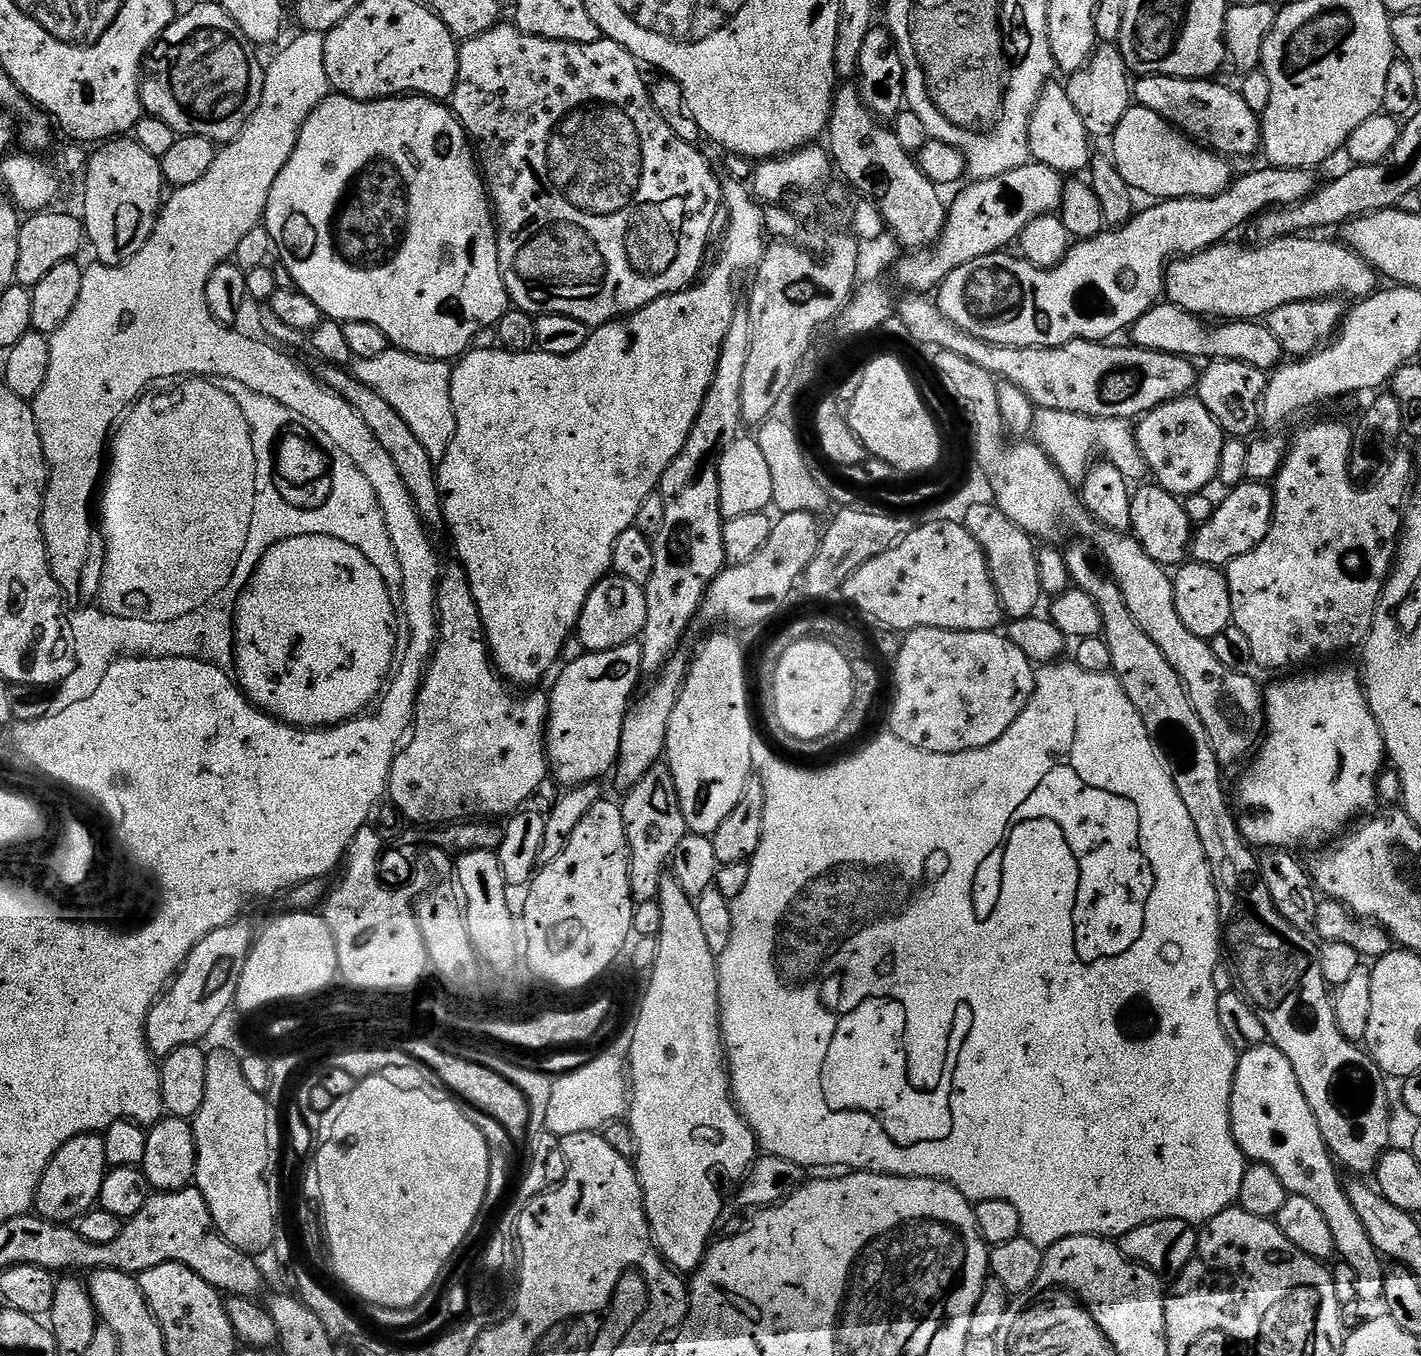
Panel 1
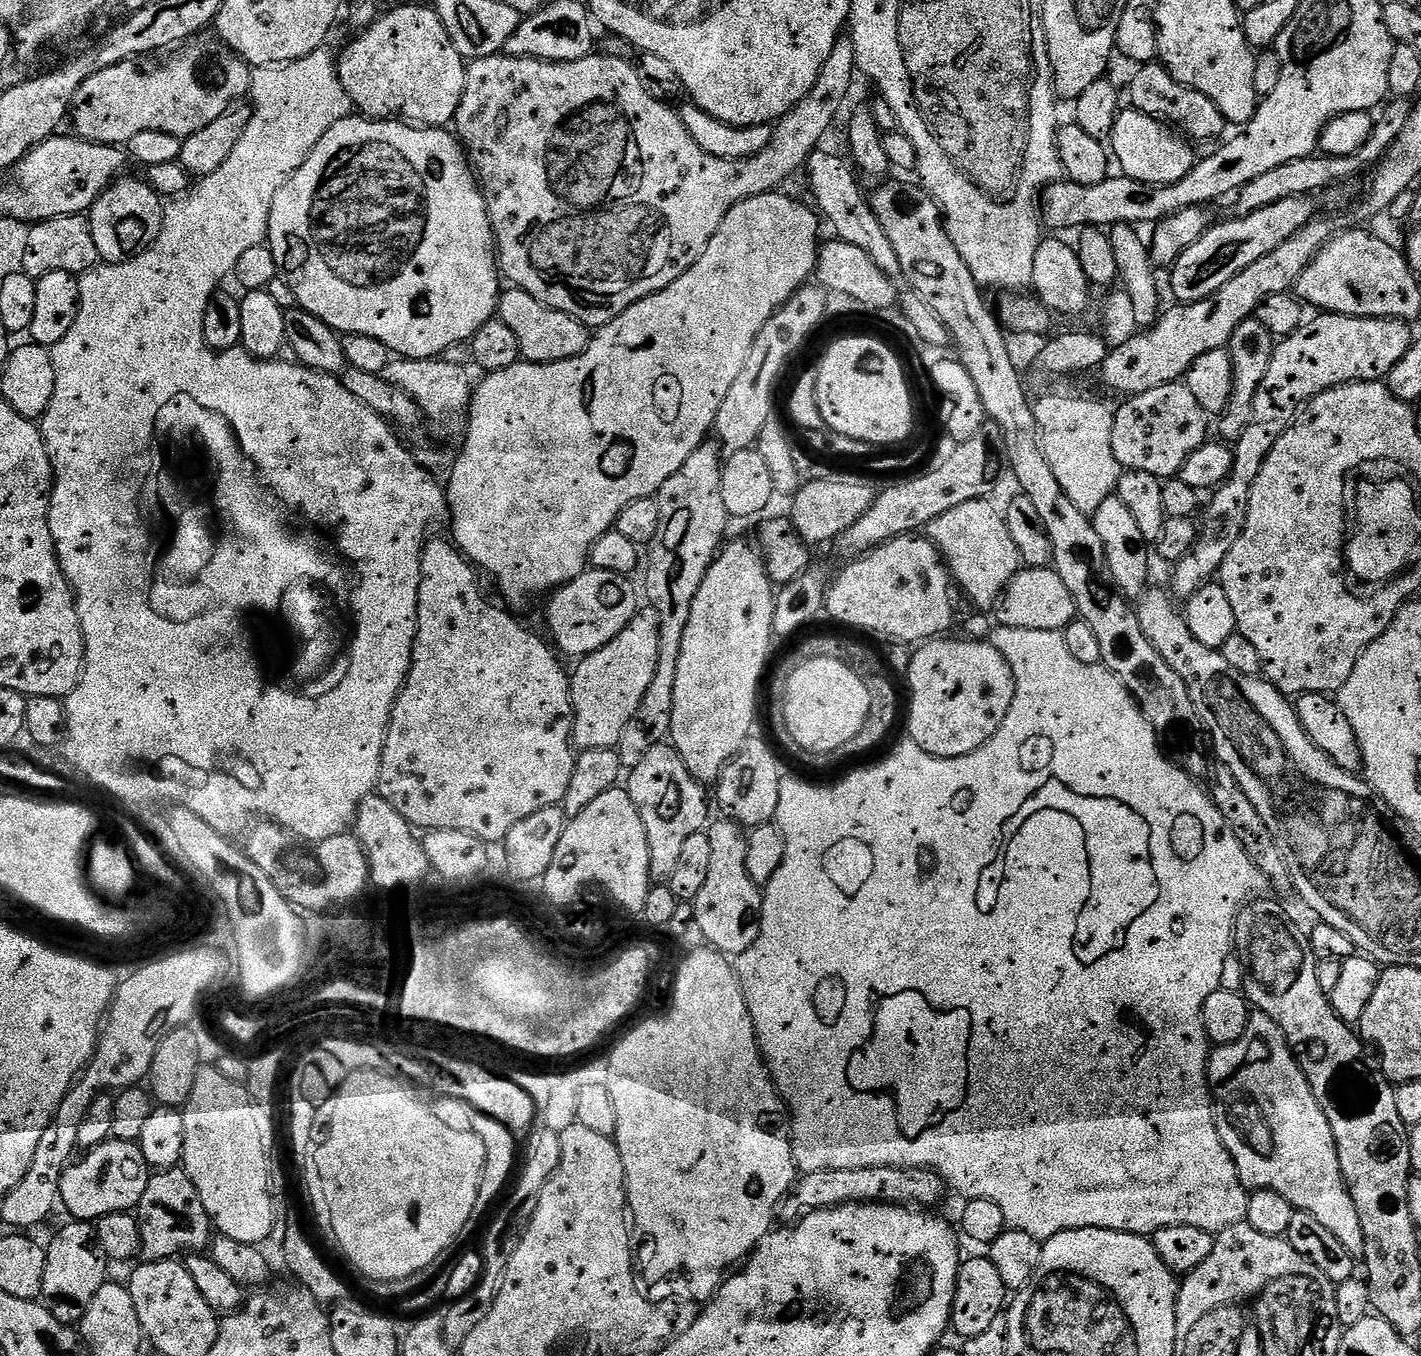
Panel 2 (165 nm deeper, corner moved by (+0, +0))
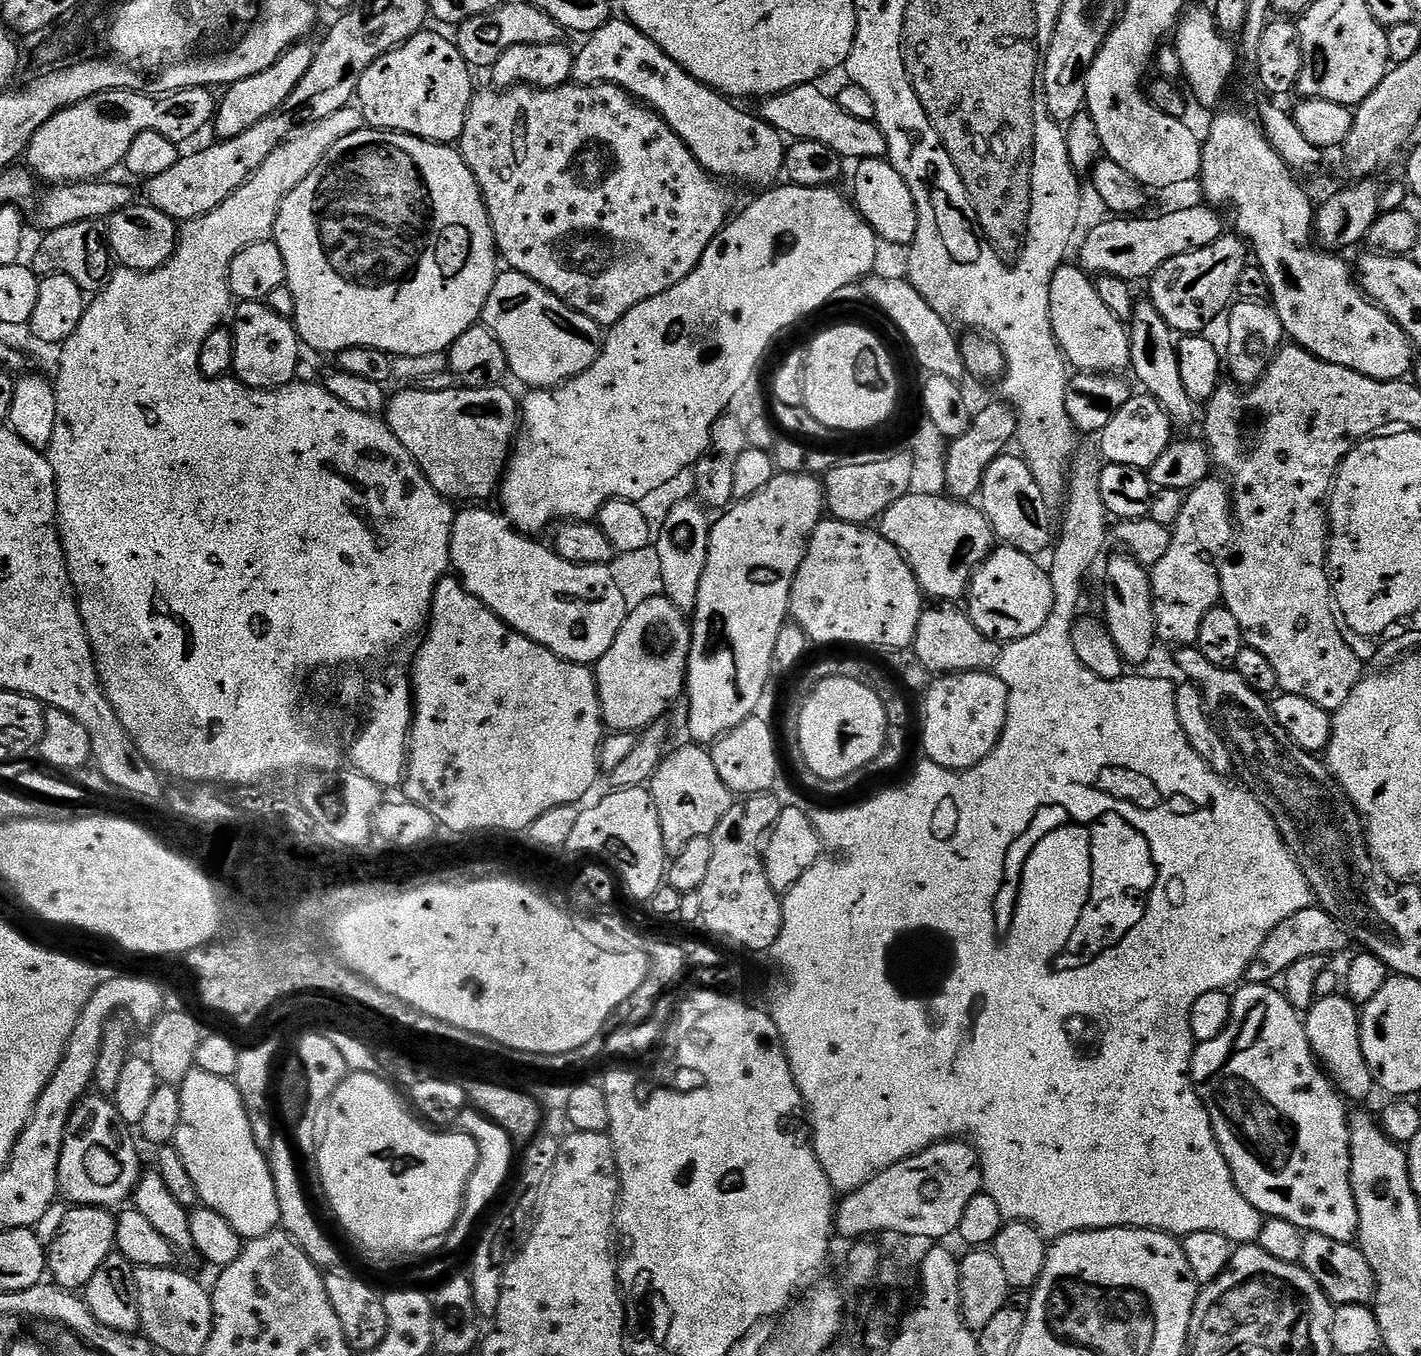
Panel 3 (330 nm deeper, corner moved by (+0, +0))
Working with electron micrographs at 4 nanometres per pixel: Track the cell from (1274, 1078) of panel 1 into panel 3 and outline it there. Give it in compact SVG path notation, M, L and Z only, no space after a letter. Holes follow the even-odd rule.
M1244 982L1231 993L1232 1013L1228 1016L1228 1025L1220 1031L1218 1038L1202 1040L1195 1045L1192 1053L1192 1082L1196 1086L1196 1093L1202 1097L1204 1106L1208 1110L1216 1141L1230 1166L1234 1182L1242 1195L1248 1199L1250 1206L1254 1206L1258 1211L1264 1213L1265 1217L1289 1220L1295 1228L1299 1228L1305 1233L1318 1232L1326 1238L1334 1238L1338 1242L1351 1244L1357 1239L1360 1231L1360 1219L1350 1182L1350 1170L1352 1169L1350 1112L1344 1109L1345 1101L1339 1091L1322 1071L1320 1065L1316 1063L1312 1047L1306 1038L1301 1013L1297 1012L1294 1006L1290 1006L1283 991L1276 989L1275 992L1274 988L1268 984Z

